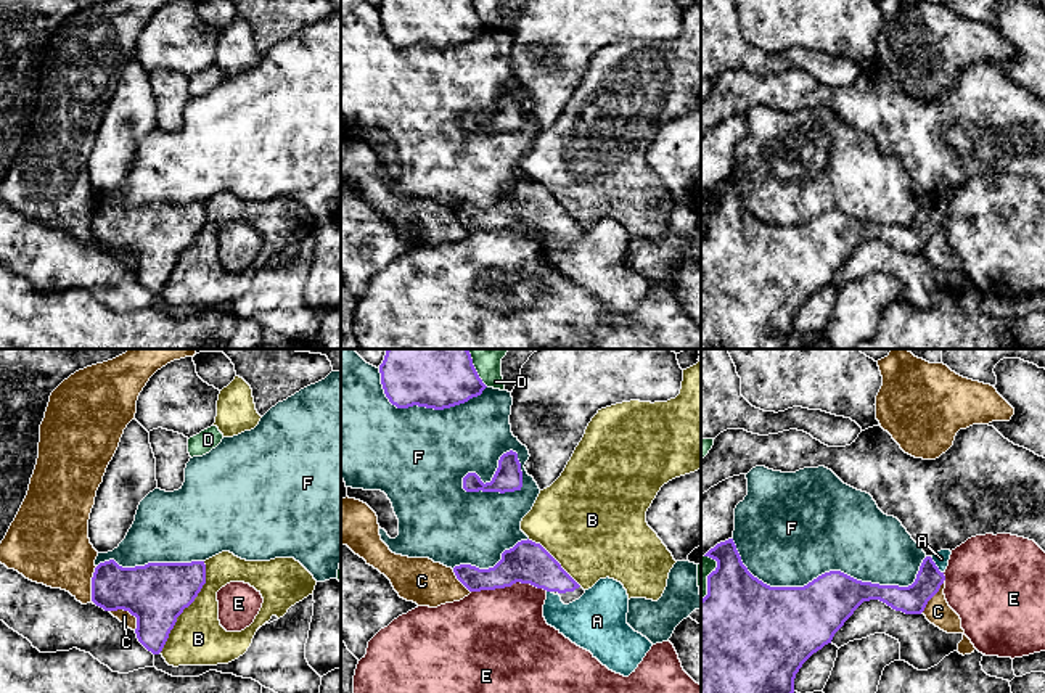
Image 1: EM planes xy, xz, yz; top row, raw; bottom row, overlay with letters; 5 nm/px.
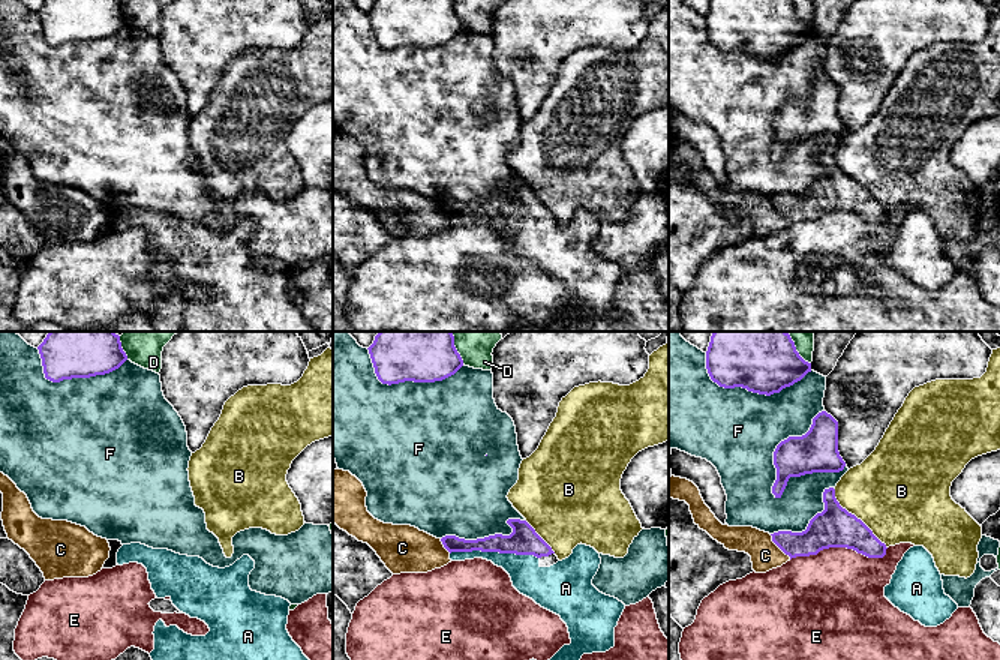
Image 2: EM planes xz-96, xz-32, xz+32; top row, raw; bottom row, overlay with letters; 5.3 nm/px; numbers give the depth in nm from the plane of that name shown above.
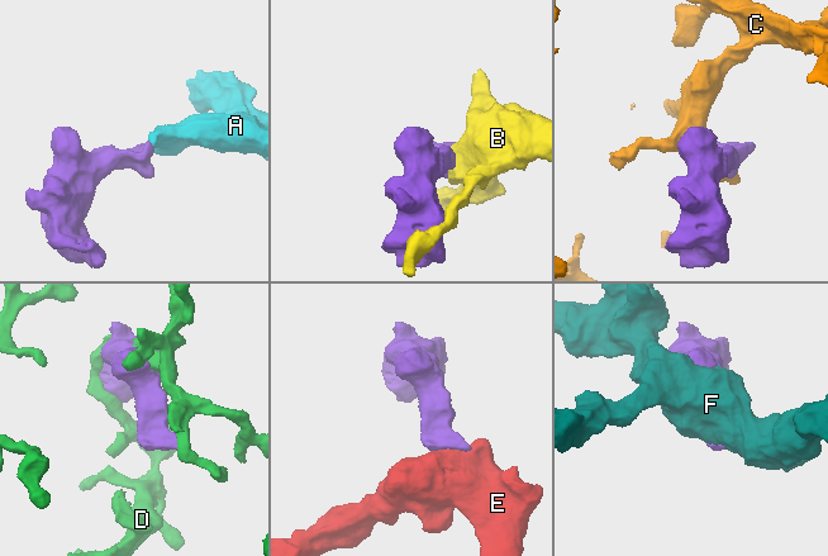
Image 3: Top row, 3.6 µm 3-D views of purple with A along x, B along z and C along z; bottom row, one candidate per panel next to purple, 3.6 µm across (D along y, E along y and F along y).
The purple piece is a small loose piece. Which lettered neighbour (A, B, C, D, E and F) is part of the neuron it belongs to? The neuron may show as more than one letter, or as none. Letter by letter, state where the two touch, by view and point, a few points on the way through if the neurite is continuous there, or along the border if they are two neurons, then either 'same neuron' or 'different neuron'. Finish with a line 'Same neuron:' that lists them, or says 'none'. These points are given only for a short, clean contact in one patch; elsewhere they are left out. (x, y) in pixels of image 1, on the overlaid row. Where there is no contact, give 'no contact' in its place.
A: meets purple in yz at (934, 565); runs through yz (912, 600), (926, 586), (934, 565), (941, 558); same neuron
B: meets purple in xy at (187, 606); different neuron
C: meets purple in xy at (127, 610); different neuron
D: meets purple in yz at (708, 578); different neuron
E: meets purple in xz at (508, 586); different neuron
F: meets purple in yz at (827, 573); different neuron
Same neuron: A

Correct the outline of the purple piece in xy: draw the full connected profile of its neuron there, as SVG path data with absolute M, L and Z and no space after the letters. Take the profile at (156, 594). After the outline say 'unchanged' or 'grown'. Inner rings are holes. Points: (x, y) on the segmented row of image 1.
M109 560L95 568L92 601L104 611L124 609L135 616L138 642L159 654L177 617L195 601L204 584L204 561L122 568Z | unchanged

